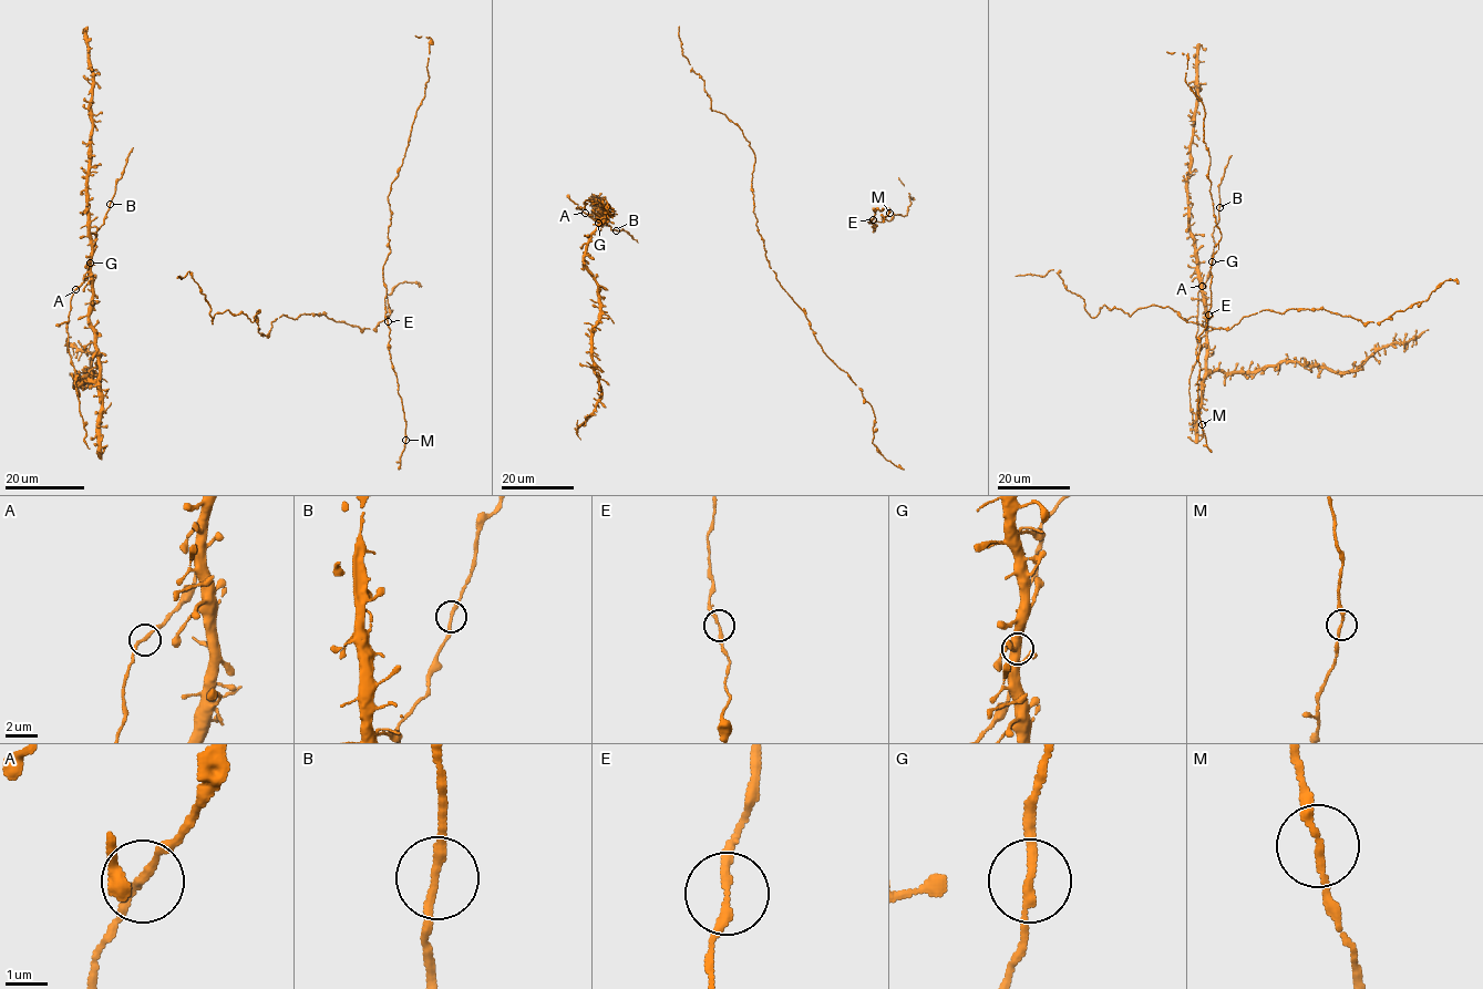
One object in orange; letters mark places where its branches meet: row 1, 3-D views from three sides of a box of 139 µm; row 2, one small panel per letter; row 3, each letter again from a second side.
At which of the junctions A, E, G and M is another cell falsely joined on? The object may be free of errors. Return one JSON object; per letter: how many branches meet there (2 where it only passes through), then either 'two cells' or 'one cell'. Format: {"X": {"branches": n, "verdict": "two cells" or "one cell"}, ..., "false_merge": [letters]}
{"A": {"branches": 2, "verdict": "one cell"}, "E": {"branches": 2, "verdict": "one cell"}, "G": {"branches": 2, "verdict": "one cell"}, "M": {"branches": 2, "verdict": "one cell"}, "false_merge": []}

